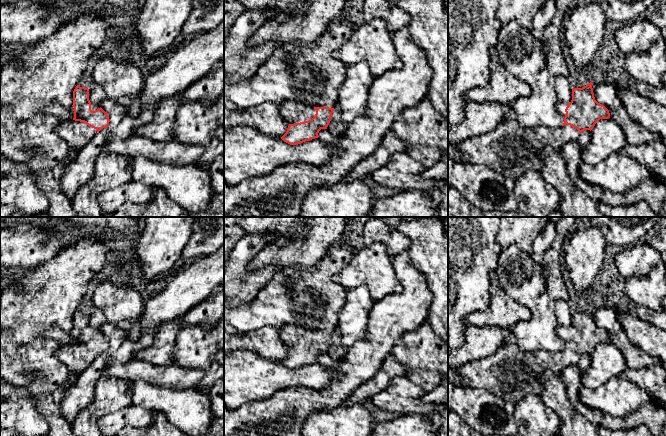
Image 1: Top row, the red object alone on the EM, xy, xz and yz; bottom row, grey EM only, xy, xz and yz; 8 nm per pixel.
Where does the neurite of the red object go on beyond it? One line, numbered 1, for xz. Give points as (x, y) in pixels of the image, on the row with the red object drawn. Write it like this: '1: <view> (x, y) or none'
1: xz (300, 57)

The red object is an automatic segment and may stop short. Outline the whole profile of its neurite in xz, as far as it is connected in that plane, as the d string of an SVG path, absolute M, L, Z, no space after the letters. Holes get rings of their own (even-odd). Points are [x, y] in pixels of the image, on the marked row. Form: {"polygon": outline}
{"polygon": "M345 9L314 42L290 42L277 50L305 92L295 101L285 102L280 107L281 118L289 125L281 137L284 142L290 145L301 144L318 138L319 131L327 129L346 74L346 65L335 59L333 52L352 33L352 27L353 22ZM311 67L317 68L325 76L315 105L311 104L310 94L318 87L313 83Z"}

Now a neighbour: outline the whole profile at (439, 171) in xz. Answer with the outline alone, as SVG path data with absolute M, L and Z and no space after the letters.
M448 155L438 160L429 168L420 173L419 178L431 181L443 181L448 179Z

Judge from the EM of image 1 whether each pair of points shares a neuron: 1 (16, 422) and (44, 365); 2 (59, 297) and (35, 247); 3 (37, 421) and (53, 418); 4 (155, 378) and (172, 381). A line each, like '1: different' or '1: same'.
1: different
2: different
3: different
4: same

